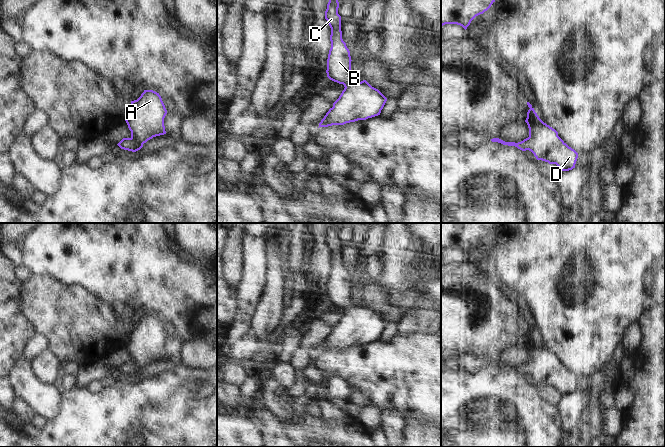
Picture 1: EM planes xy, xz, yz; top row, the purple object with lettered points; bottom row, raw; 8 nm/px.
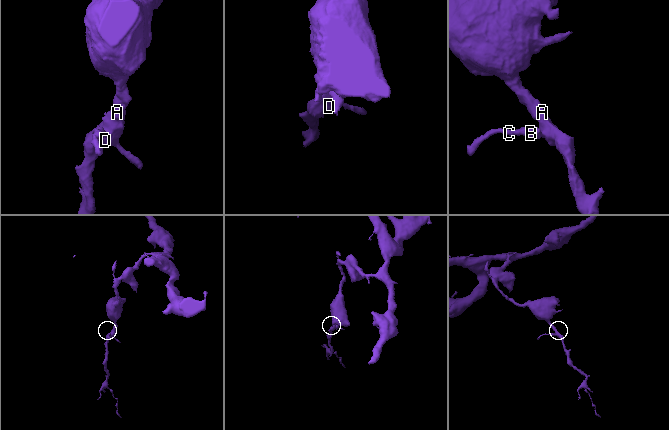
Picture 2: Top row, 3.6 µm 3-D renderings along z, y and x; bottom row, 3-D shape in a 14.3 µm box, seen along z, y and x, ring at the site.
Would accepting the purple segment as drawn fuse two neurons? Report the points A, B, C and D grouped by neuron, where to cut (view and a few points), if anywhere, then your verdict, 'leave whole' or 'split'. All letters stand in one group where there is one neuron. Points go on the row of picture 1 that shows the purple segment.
A B C D | no cut | leave whole

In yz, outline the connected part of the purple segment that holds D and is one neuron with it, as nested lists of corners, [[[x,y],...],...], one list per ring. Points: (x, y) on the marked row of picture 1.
[[[527,102],[527,105],[530,109],[527,112],[525,122],[529,128],[529,137],[518,143],[505,142],[499,138],[493,138],[491,141],[515,146],[522,151],[529,150],[537,160],[556,164],[562,171],[575,168],[578,153],[558,136],[555,129],[539,118],[529,102]]]

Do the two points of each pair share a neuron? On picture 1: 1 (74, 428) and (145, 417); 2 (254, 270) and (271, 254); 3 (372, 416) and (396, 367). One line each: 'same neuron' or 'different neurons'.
1: same neuron
2: different neurons
3: different neurons

